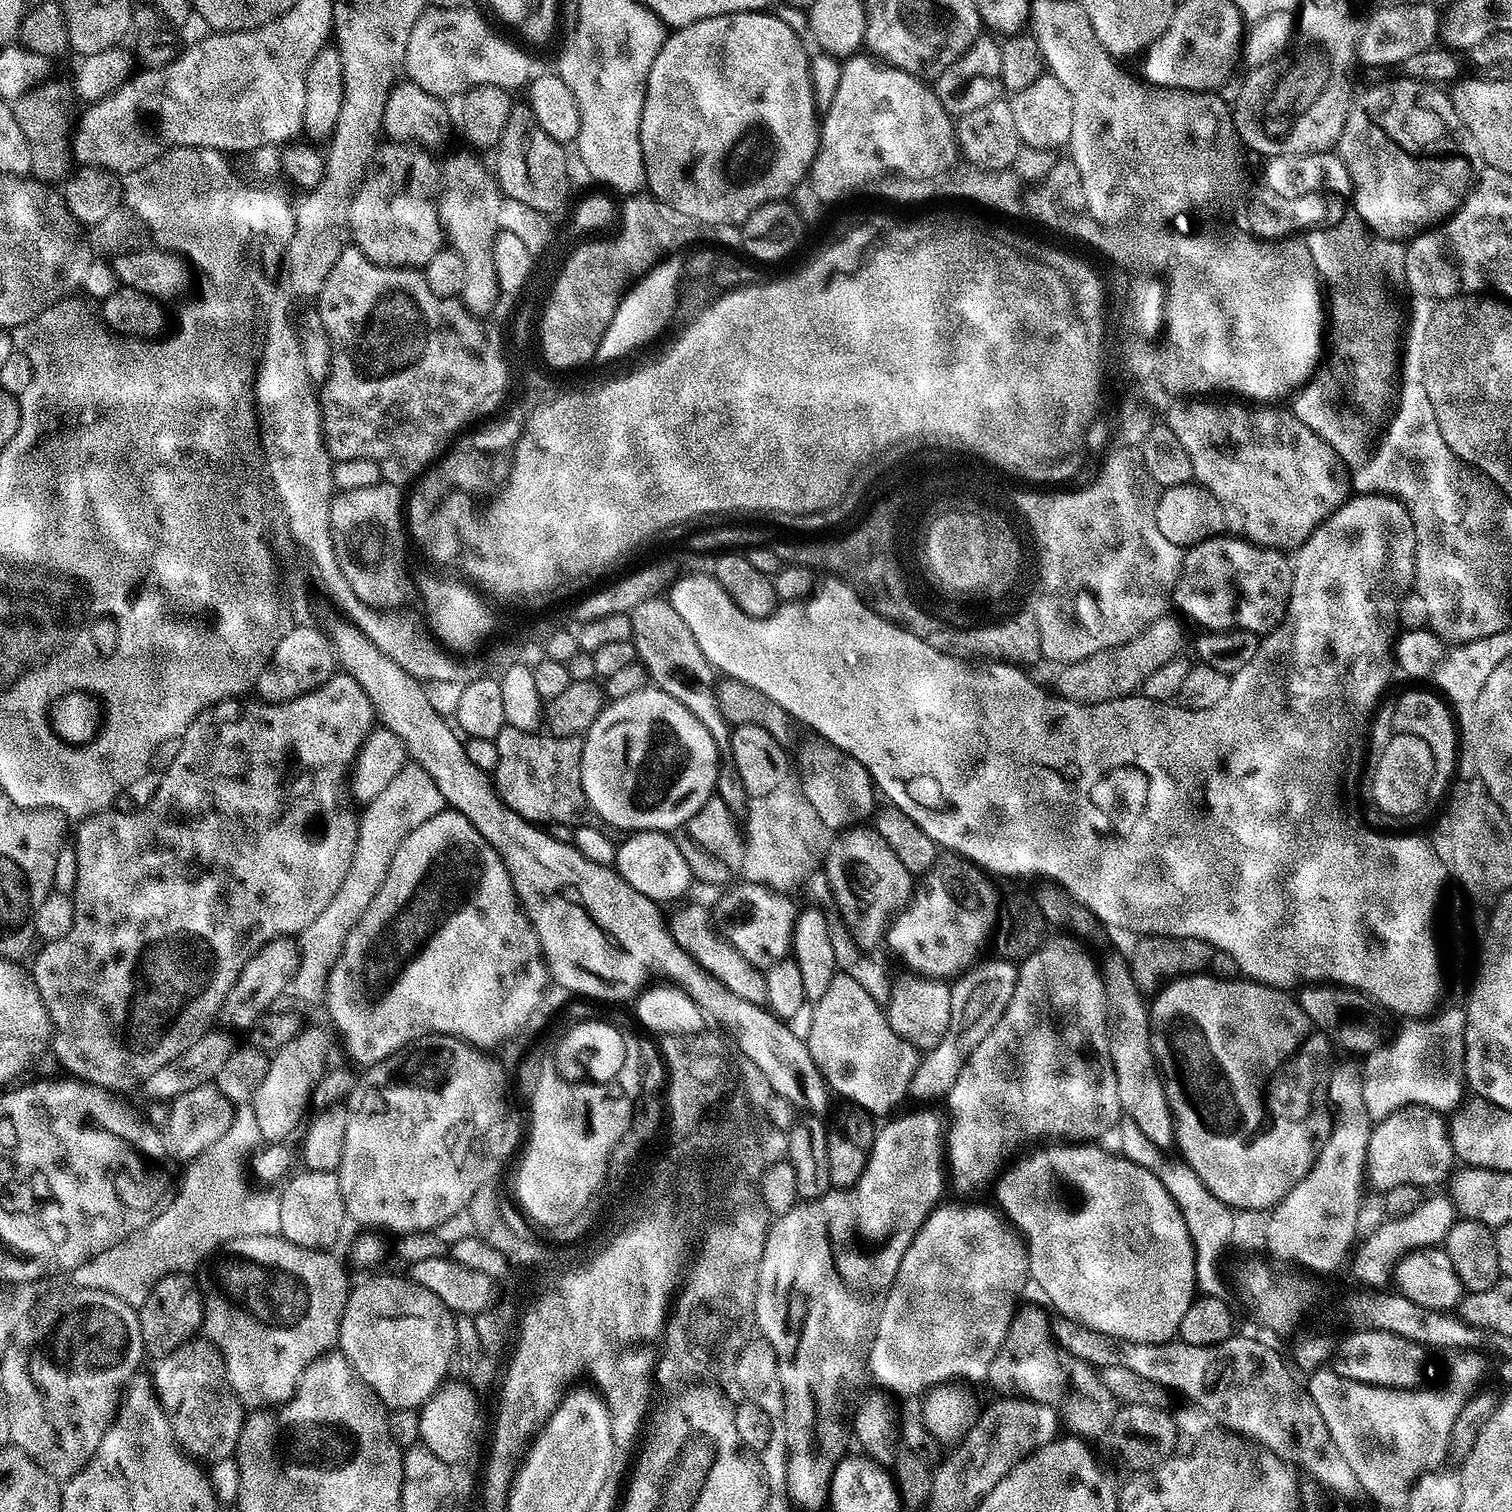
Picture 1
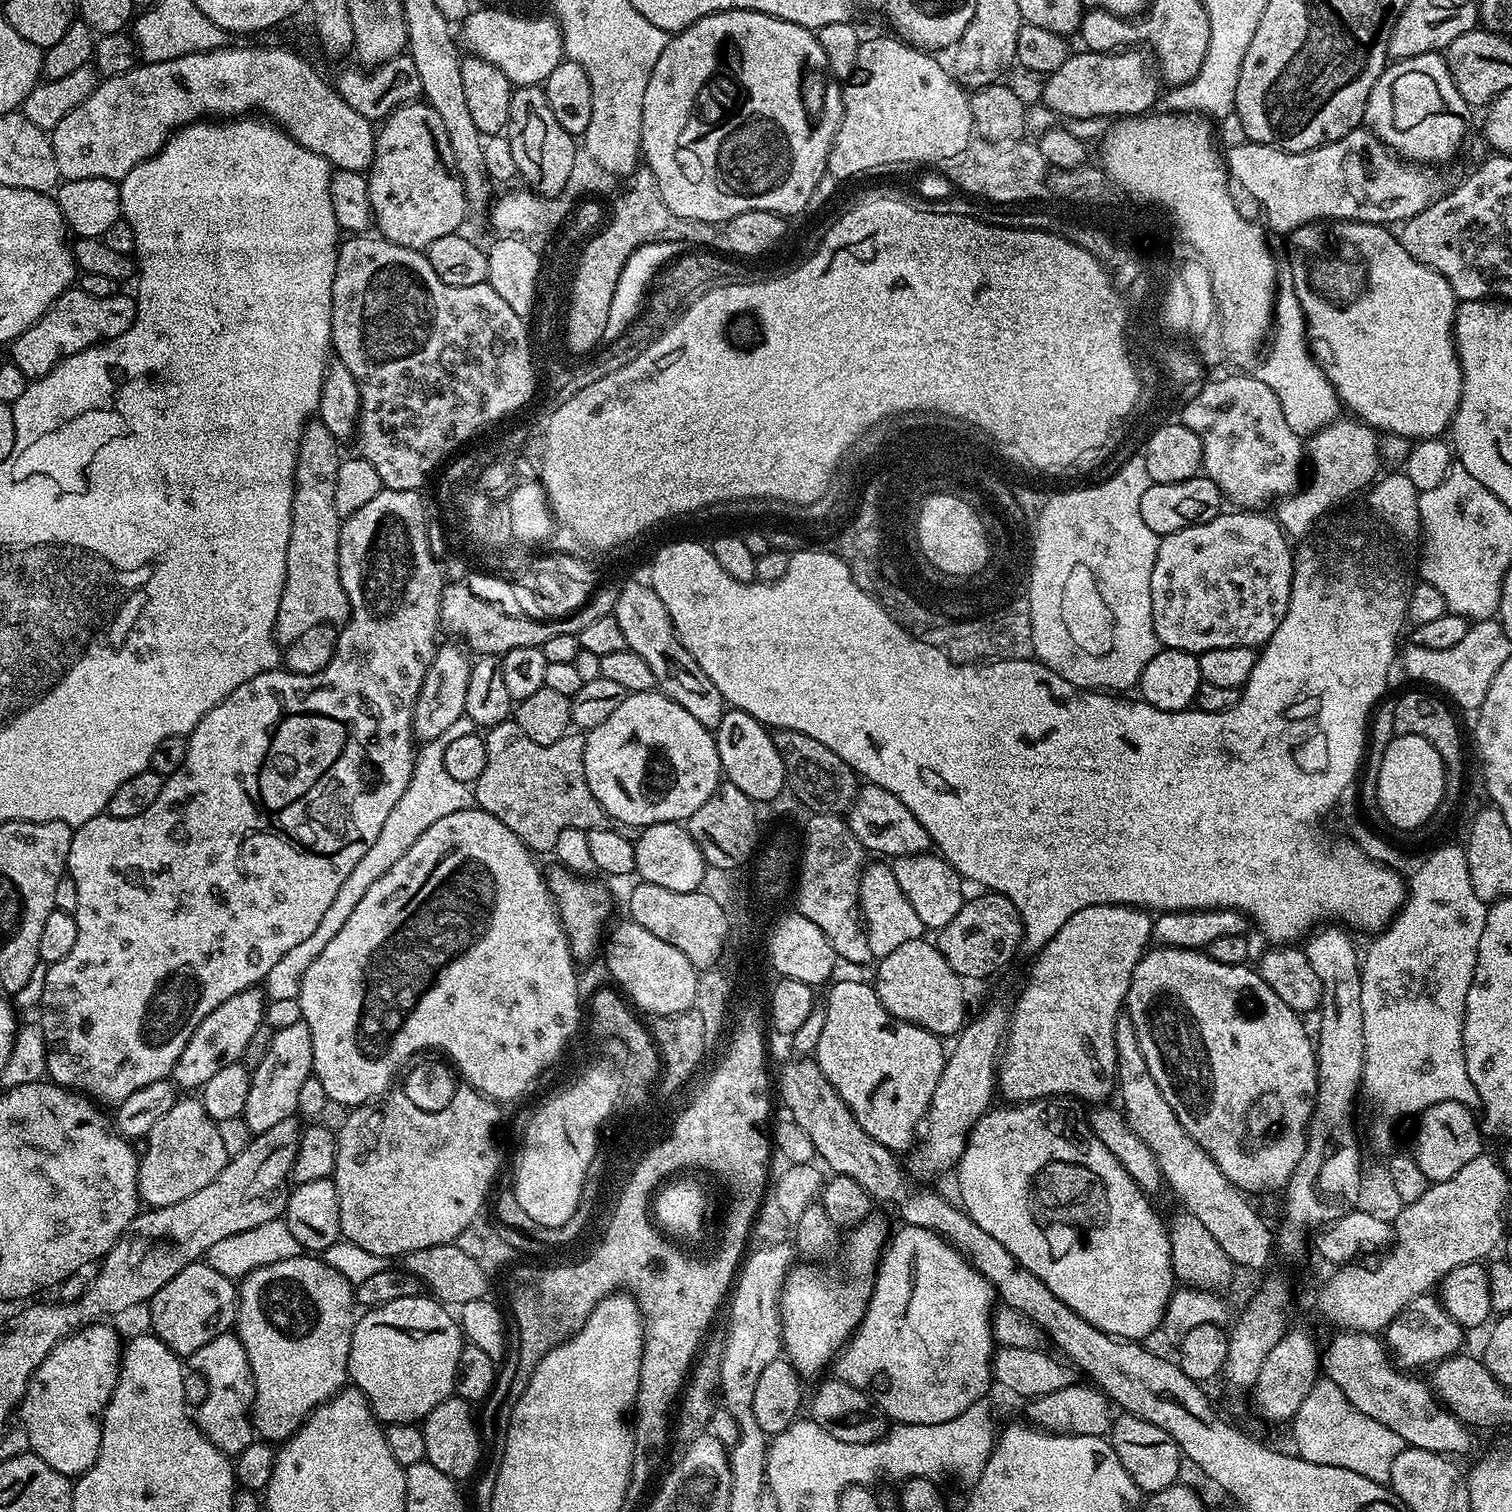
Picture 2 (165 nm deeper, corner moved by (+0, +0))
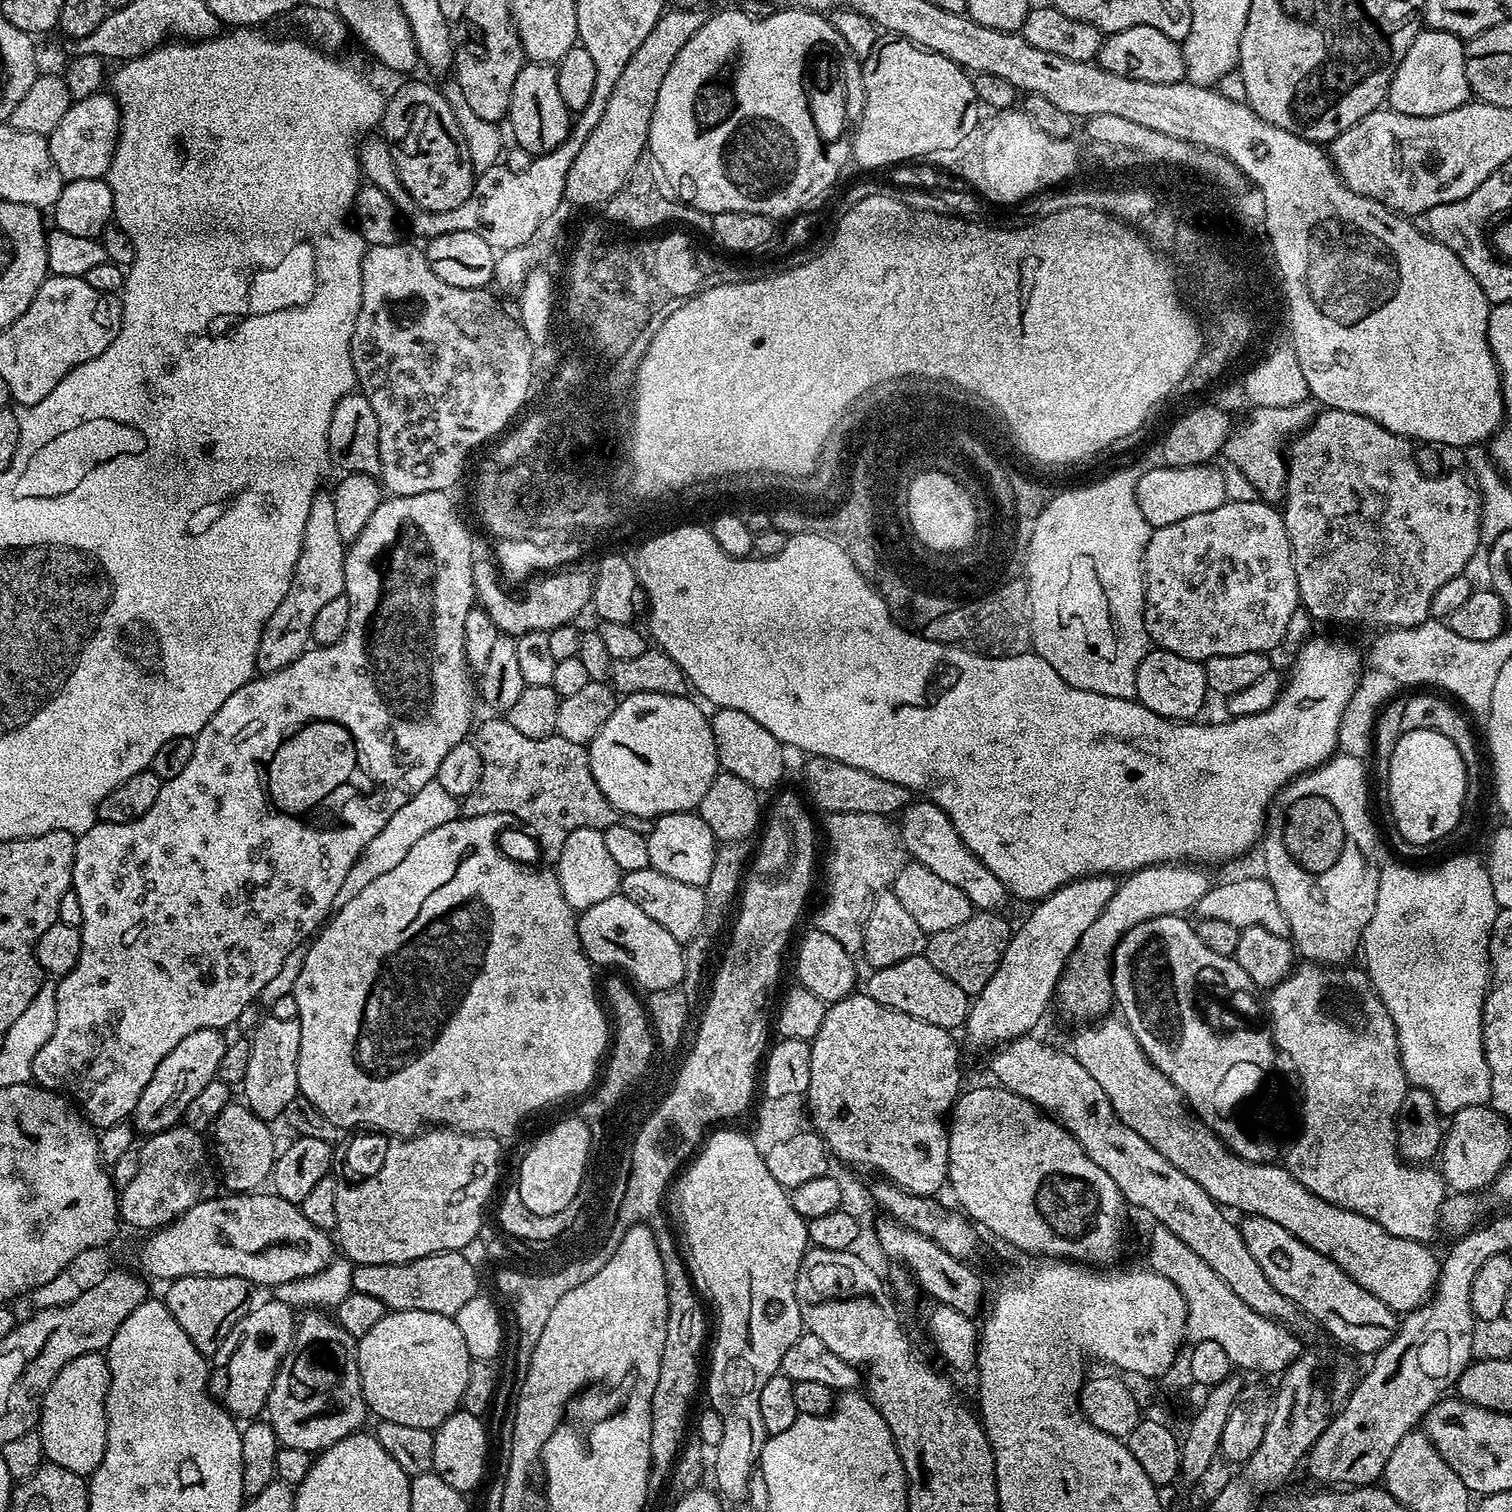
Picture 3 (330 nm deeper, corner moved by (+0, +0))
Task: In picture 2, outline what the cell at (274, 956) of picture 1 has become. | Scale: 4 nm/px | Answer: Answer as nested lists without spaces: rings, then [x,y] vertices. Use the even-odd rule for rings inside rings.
[[[255,987],[234,994],[234,998],[226,998],[226,1002],[222,1002],[222,1006],[218,1006],[218,1010],[206,1014],[206,1018],[200,1023],[198,1030],[194,1030],[190,1042],[186,1042],[172,1071],[170,1079],[177,1089],[199,1090],[206,1082],[210,1082],[212,1075],[218,1074],[218,1070],[222,1070],[222,1066],[237,1063],[243,1057],[246,1042],[250,1042],[254,1030],[258,1030],[264,1023],[265,1007],[266,997],[259,987]]]

